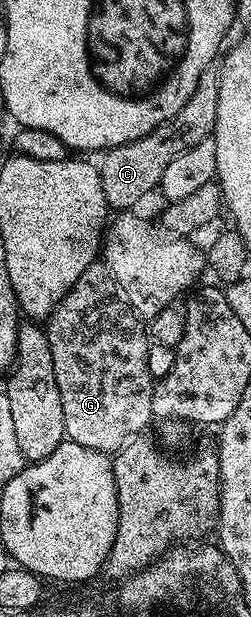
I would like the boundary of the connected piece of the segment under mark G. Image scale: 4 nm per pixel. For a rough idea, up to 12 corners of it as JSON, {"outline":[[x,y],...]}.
{"outline":[[102,262],[46,321],[66,439],[152,423],[149,339]]}

